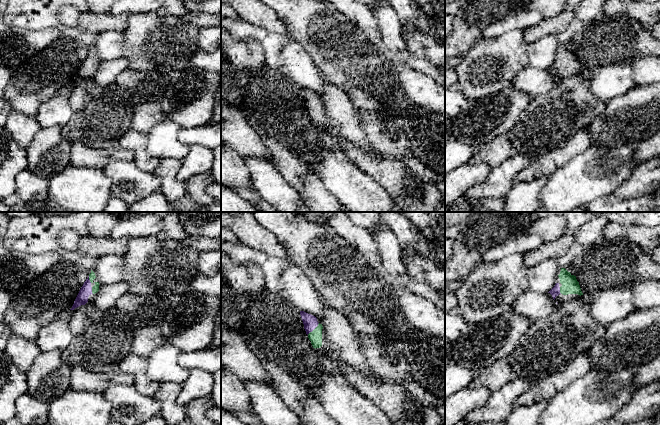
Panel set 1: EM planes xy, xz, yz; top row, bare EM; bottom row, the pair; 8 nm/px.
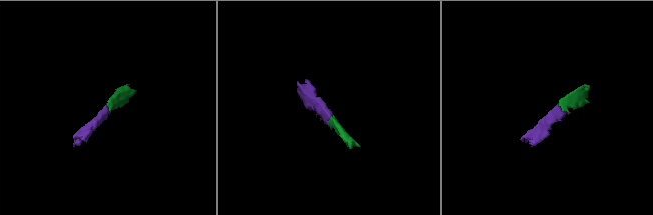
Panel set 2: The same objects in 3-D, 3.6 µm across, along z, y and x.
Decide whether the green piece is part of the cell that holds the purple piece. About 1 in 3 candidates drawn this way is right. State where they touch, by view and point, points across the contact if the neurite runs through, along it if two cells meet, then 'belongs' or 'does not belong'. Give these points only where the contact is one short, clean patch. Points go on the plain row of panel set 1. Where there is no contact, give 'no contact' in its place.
xz (313, 105) | across xz (310, 98), (313, 105), (315, 112) | belongs

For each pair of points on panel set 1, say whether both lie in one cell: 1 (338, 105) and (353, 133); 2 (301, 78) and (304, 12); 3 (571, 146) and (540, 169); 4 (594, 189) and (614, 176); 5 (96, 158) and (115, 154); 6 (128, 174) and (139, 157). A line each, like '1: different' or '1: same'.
1: same
2: different
3: same
4: same
5: same
6: different

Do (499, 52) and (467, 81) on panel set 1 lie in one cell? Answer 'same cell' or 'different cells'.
same cell

